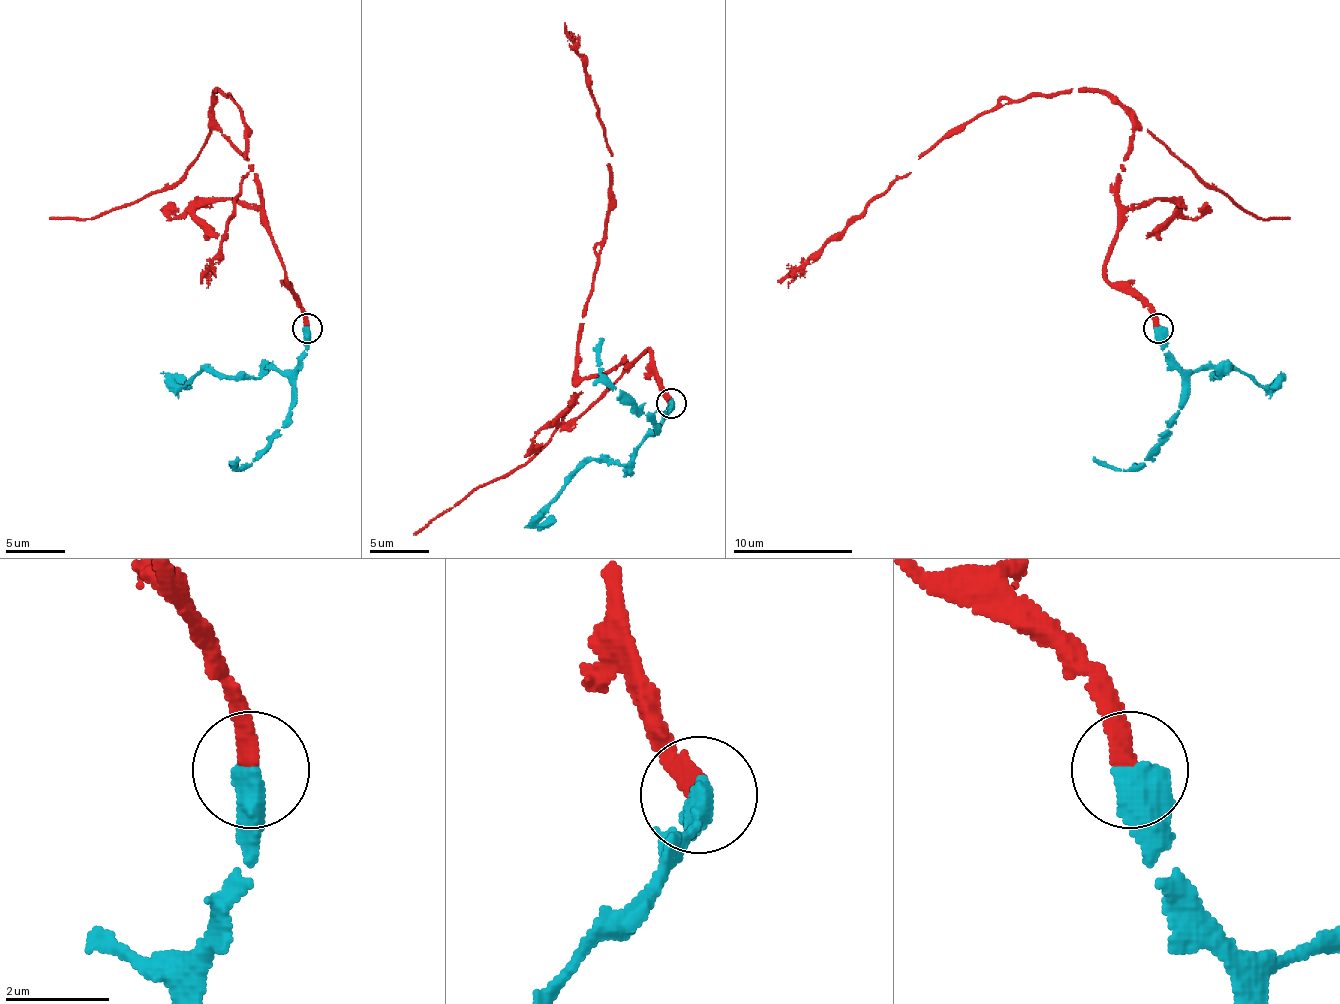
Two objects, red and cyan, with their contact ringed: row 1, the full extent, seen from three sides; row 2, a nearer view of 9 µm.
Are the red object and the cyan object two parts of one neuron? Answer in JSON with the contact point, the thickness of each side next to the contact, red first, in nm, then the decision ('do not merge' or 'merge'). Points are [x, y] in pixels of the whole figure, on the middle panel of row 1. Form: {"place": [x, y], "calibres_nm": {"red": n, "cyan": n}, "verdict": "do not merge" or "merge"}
{"place": [671, 403], "calibres_nm": {"red": 360, "cyan": 650}, "verdict": "merge"}

